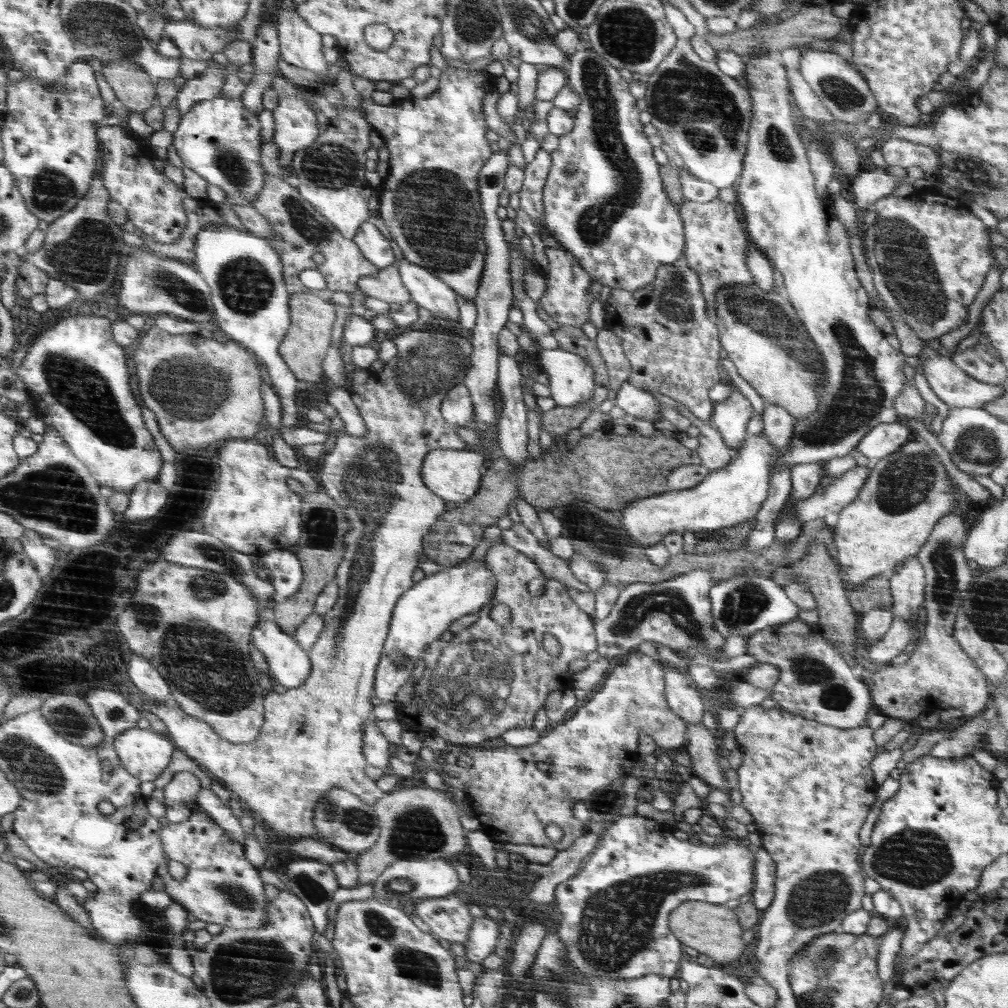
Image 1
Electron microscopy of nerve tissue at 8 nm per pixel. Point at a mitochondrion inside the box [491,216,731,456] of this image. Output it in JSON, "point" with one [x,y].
{"point":[675,304]}

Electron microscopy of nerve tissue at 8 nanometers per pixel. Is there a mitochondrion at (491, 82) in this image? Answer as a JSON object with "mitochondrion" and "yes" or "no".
{"mitochondrion":"no"}

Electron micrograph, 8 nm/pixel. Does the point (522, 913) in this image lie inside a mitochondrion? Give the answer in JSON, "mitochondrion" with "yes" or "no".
{"mitochondrion":"no"}

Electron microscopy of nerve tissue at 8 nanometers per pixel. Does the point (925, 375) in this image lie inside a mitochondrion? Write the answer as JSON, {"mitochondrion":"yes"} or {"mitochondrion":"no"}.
{"mitochondrion":"no"}

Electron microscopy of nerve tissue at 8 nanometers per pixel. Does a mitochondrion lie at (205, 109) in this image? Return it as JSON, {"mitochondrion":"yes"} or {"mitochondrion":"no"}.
{"mitochondrion":"no"}

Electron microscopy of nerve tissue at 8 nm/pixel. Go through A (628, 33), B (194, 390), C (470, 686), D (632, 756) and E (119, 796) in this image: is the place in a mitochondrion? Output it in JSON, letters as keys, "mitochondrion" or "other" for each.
{"A":"mitochondrion","B":"mitochondrion","C":"mitochondrion","D":"other","E":"other"}

